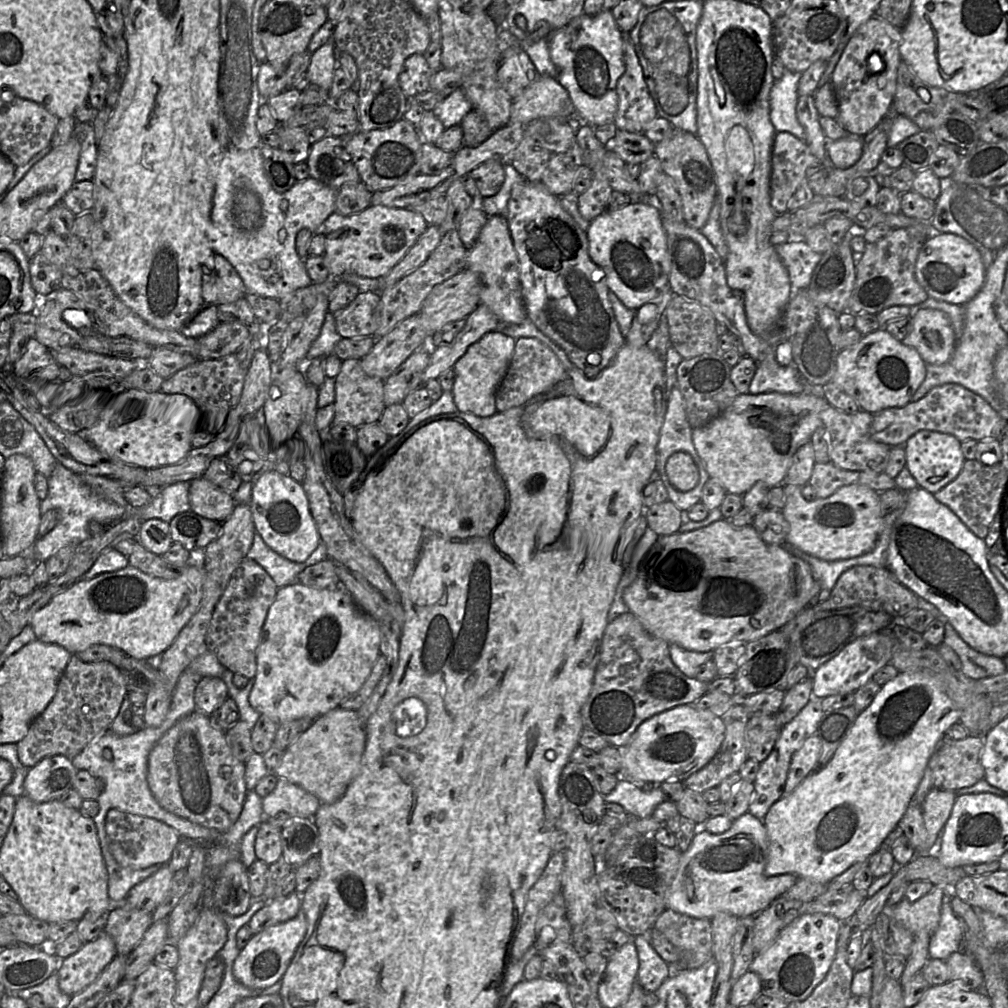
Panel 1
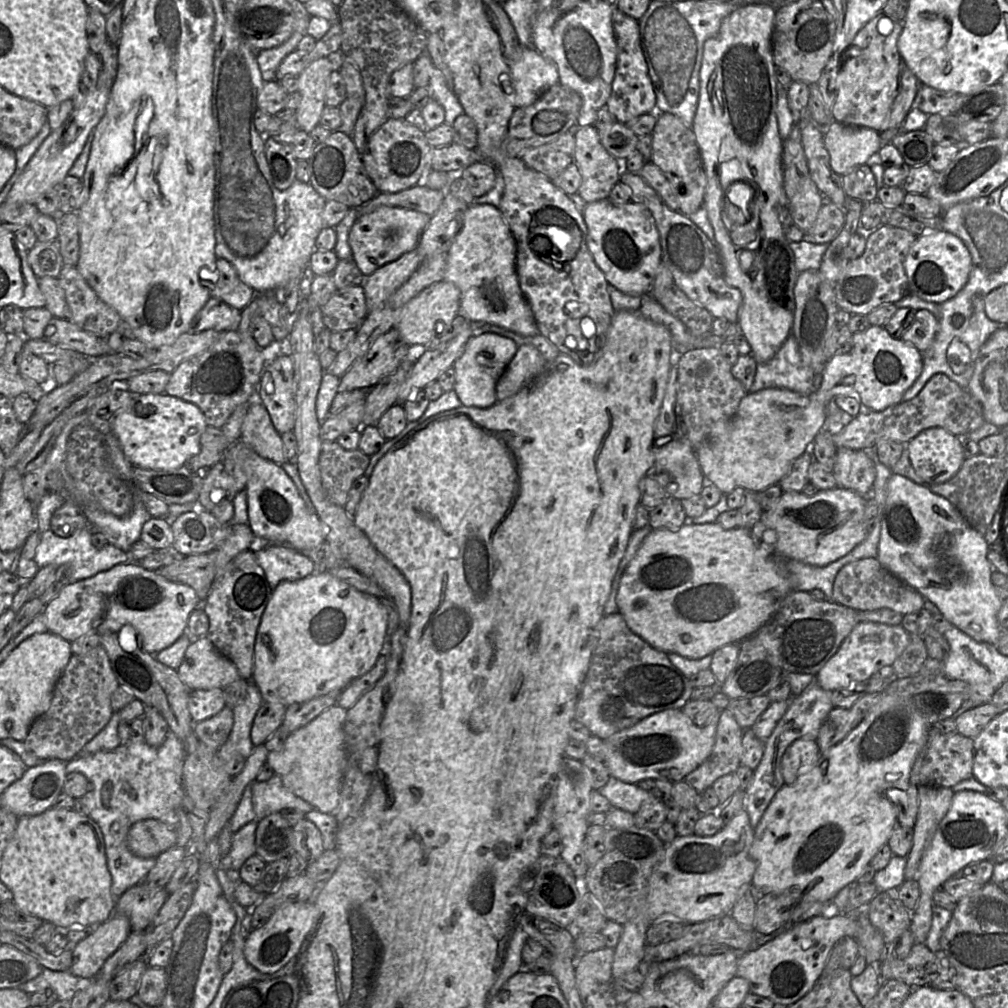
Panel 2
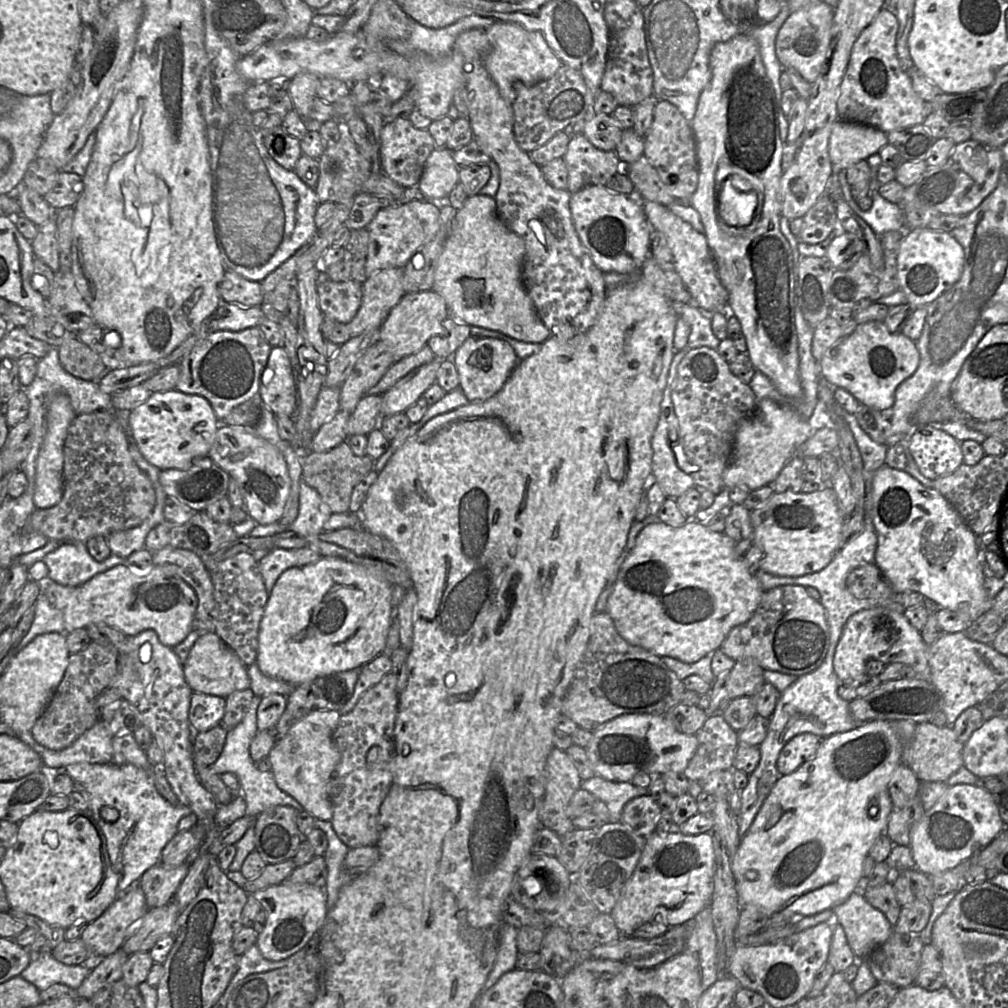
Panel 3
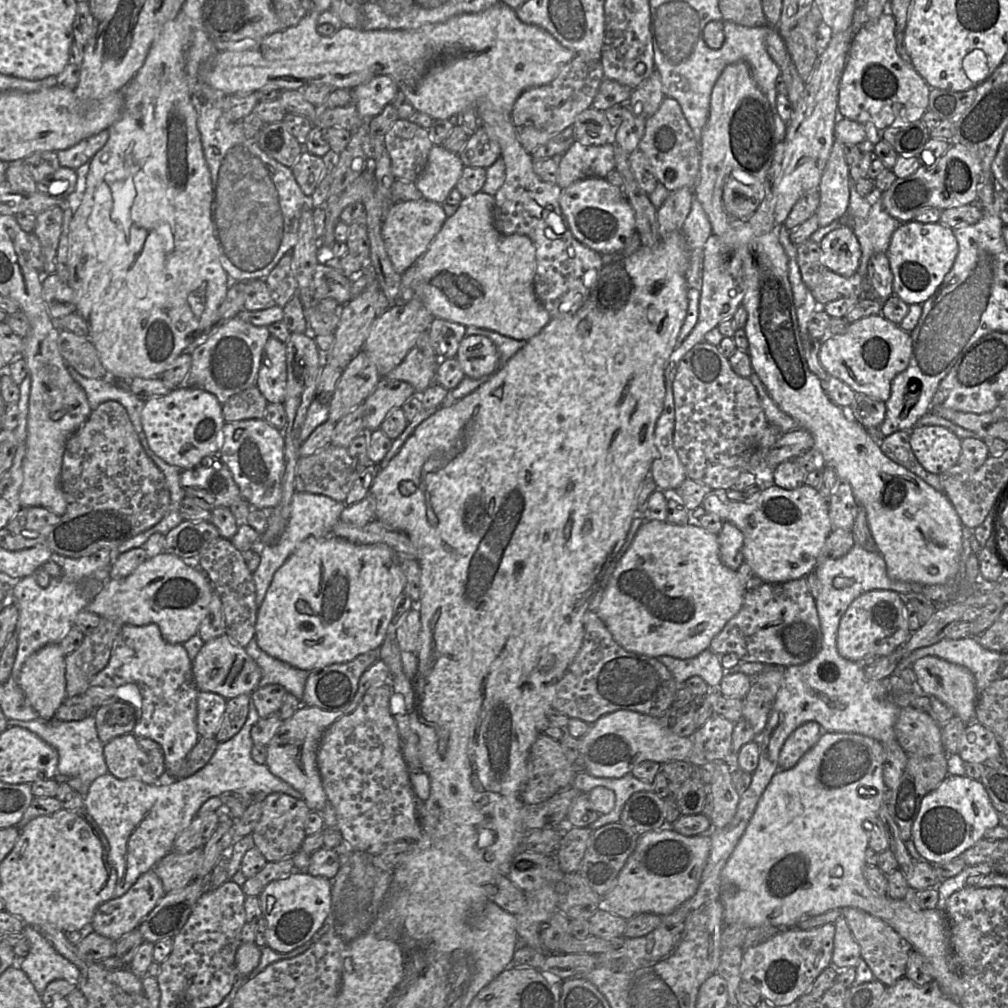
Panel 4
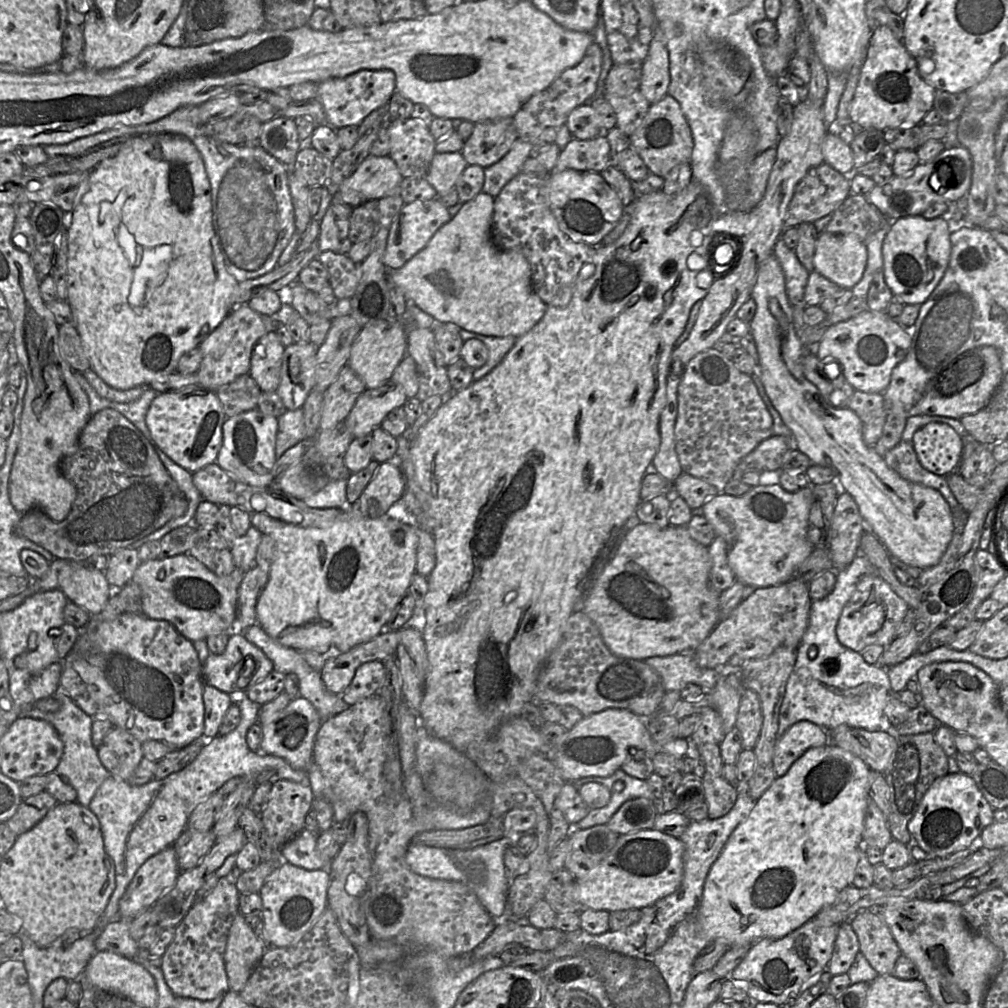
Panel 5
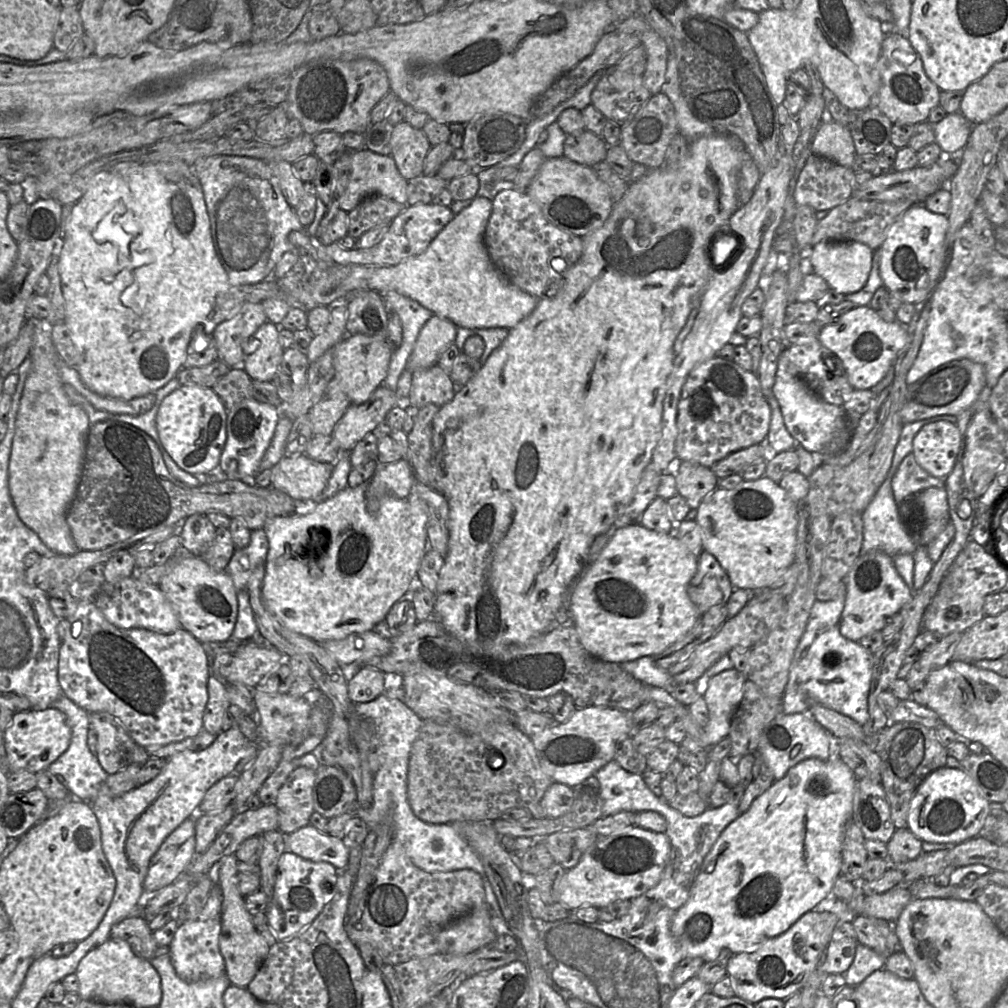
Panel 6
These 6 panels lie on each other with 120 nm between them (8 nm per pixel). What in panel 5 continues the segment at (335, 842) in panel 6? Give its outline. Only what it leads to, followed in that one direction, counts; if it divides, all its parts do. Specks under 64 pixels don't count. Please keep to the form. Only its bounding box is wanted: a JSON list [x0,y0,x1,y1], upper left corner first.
[281,829,331,870]

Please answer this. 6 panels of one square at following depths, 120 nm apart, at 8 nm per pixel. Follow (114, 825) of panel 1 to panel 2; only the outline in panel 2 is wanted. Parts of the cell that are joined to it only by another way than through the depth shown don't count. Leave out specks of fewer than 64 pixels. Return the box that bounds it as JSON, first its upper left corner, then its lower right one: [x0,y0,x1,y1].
[127,819,177,858]

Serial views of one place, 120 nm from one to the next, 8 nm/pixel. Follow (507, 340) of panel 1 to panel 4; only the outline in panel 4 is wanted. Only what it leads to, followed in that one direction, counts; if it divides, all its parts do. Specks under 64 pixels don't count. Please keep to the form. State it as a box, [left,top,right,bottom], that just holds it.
[455,335,500,379]

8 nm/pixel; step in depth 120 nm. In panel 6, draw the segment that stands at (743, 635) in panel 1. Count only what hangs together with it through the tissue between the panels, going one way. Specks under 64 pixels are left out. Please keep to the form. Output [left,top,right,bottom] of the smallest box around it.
[570,523,701,664]

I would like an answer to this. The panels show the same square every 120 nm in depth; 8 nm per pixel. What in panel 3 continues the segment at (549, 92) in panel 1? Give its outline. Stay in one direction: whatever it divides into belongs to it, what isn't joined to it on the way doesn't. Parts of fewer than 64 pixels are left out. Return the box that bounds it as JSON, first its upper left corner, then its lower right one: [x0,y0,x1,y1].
[485,21,563,104]

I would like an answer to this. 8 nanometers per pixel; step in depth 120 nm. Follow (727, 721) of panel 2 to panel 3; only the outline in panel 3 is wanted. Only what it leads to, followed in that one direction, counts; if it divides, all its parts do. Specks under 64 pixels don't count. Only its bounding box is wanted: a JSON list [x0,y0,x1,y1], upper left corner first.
[683,713,738,781]

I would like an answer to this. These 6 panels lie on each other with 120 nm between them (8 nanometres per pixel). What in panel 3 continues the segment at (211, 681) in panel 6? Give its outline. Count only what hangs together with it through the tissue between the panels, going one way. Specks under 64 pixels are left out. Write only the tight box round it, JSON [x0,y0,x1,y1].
[189,691,225,732]

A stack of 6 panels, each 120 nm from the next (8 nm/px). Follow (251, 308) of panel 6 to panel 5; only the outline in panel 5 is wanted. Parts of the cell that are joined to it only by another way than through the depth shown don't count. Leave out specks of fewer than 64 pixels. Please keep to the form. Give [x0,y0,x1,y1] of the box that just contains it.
[196,304,267,392]

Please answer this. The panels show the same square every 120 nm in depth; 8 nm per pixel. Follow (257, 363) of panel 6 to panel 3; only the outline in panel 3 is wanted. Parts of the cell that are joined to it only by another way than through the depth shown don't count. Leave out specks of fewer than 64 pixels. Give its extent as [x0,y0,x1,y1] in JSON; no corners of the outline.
[259,345,297,417]

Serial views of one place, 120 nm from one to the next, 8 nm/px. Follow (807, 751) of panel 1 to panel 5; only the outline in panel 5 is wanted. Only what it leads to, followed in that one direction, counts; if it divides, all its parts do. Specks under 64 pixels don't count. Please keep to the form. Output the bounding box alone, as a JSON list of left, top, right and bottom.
[773,720,828,777]

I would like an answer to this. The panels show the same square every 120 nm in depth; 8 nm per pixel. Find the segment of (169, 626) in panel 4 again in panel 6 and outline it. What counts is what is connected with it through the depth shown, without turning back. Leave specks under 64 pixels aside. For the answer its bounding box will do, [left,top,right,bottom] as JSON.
[159,549,238,644]

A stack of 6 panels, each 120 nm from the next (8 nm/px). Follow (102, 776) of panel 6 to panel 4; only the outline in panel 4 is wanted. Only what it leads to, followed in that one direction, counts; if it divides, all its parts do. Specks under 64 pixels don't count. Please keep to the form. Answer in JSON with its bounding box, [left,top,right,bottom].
[7,715,108,797]

